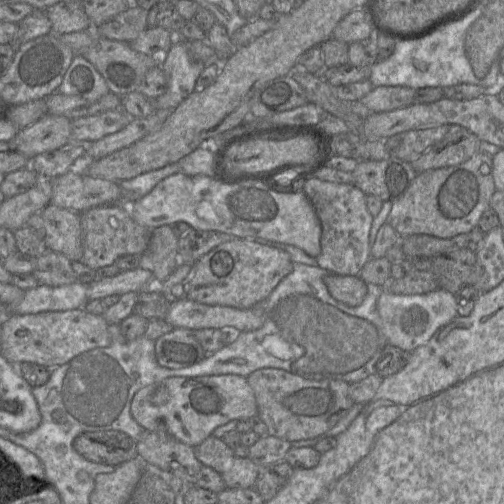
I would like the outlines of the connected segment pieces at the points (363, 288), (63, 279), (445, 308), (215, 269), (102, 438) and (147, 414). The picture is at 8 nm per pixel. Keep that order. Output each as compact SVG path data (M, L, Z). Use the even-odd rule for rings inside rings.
M329 273L324 283L330 295L338 302L350 307L359 306L368 292L366 284L359 275L337 275Z
M46 251L37 258L32 274L41 285L58 287L77 281L71 261L61 253Z
M440 288L415 295L398 295L382 289L377 309L388 343L408 352L426 344L436 331L458 315L455 295Z
M234 238L224 242L194 262L187 299L205 305L249 309L269 297L279 282L292 272L293 262L282 249L246 239Z
M117 430L85 432L73 441L74 449L85 459L118 466L138 458L136 441Z
M232 374L170 377L140 389L132 399L131 415L146 431L165 430L176 440L197 447L218 427L232 420L256 417L258 407L247 377Z

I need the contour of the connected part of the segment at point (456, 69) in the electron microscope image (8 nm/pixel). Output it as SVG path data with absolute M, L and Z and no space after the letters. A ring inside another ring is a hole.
M480 1L464 15L445 22L424 36L396 41L394 52L387 59L371 65L370 82L374 87L405 86L415 90L458 84L480 85L487 90L495 90L502 83L499 59L493 62L487 75L479 79L470 67L465 49L467 30L483 12L484 4Z

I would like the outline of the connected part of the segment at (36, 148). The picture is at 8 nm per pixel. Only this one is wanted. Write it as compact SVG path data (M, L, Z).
M45 114L32 125L20 129L12 139L15 150L29 158L56 150L70 142L71 120L65 116Z

